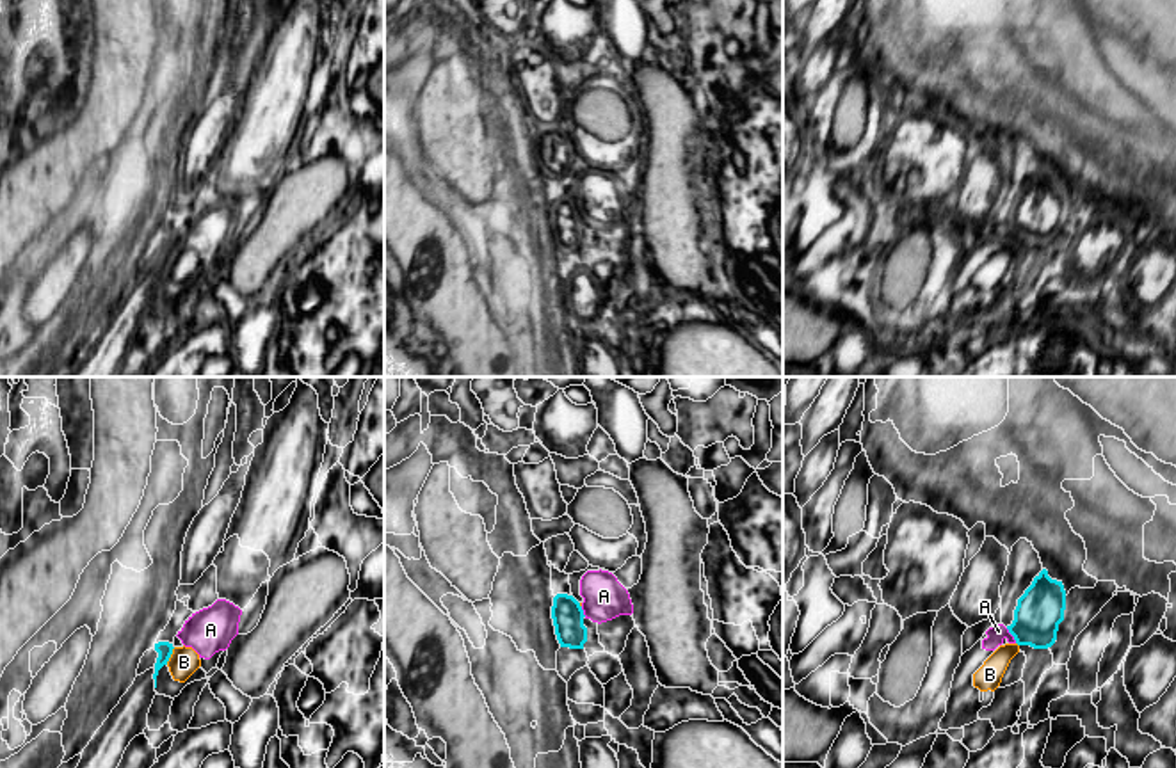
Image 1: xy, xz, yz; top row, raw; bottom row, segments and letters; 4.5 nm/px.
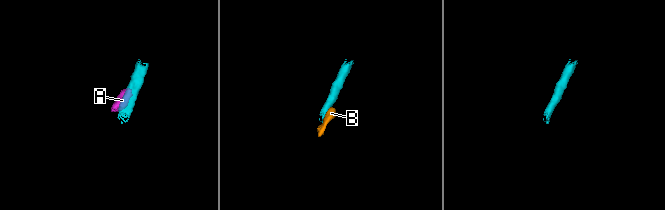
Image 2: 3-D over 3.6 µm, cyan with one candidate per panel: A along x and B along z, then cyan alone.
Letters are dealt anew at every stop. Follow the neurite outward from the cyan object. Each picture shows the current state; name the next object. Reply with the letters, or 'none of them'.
none of them

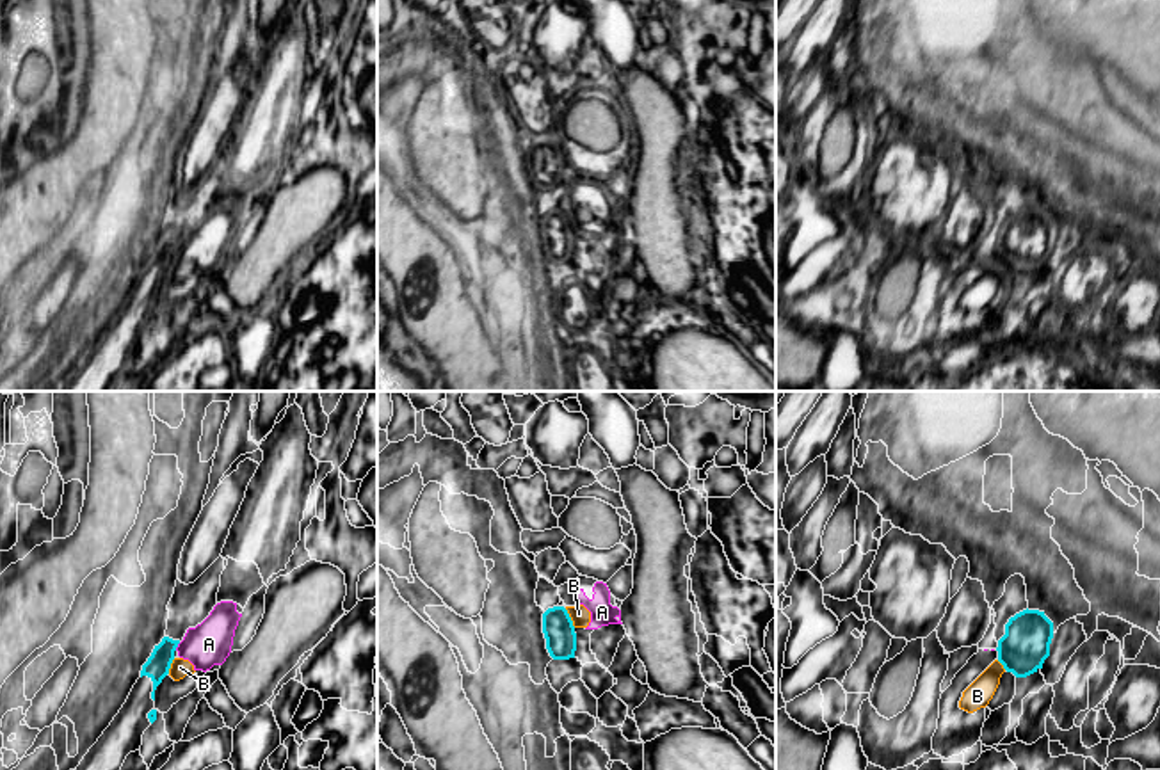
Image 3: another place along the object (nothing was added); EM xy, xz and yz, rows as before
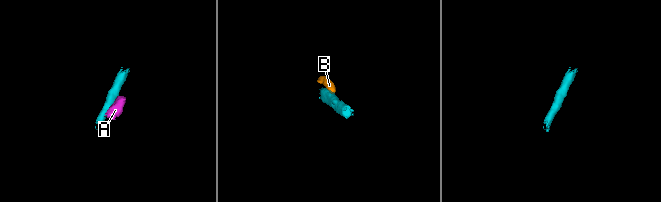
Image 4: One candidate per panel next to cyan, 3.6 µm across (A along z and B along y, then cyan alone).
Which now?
none of them

